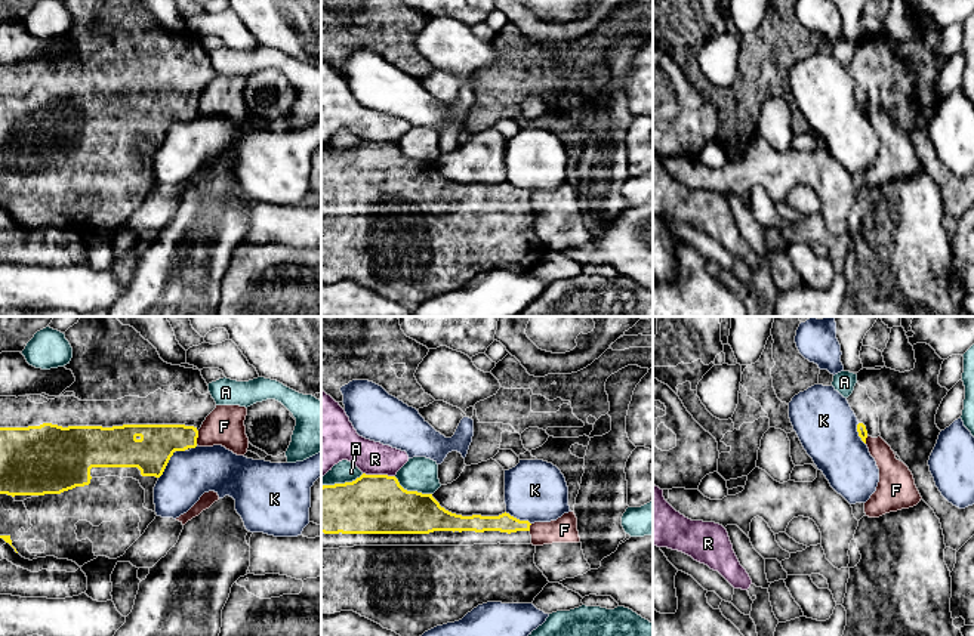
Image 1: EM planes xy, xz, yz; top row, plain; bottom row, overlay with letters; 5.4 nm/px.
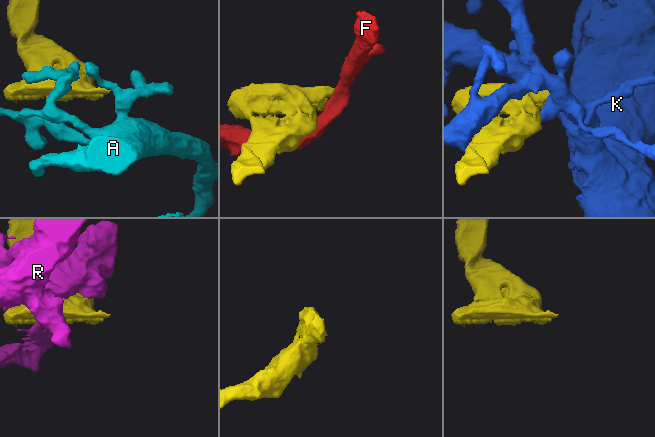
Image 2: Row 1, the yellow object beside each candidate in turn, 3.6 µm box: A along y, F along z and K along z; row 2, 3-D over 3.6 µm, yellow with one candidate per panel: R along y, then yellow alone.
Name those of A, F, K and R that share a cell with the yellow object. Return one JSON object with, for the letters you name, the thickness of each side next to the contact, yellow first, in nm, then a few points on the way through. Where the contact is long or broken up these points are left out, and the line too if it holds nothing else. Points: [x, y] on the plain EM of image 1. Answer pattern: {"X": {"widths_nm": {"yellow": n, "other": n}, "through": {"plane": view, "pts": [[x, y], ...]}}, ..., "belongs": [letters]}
{"belongs": []}

